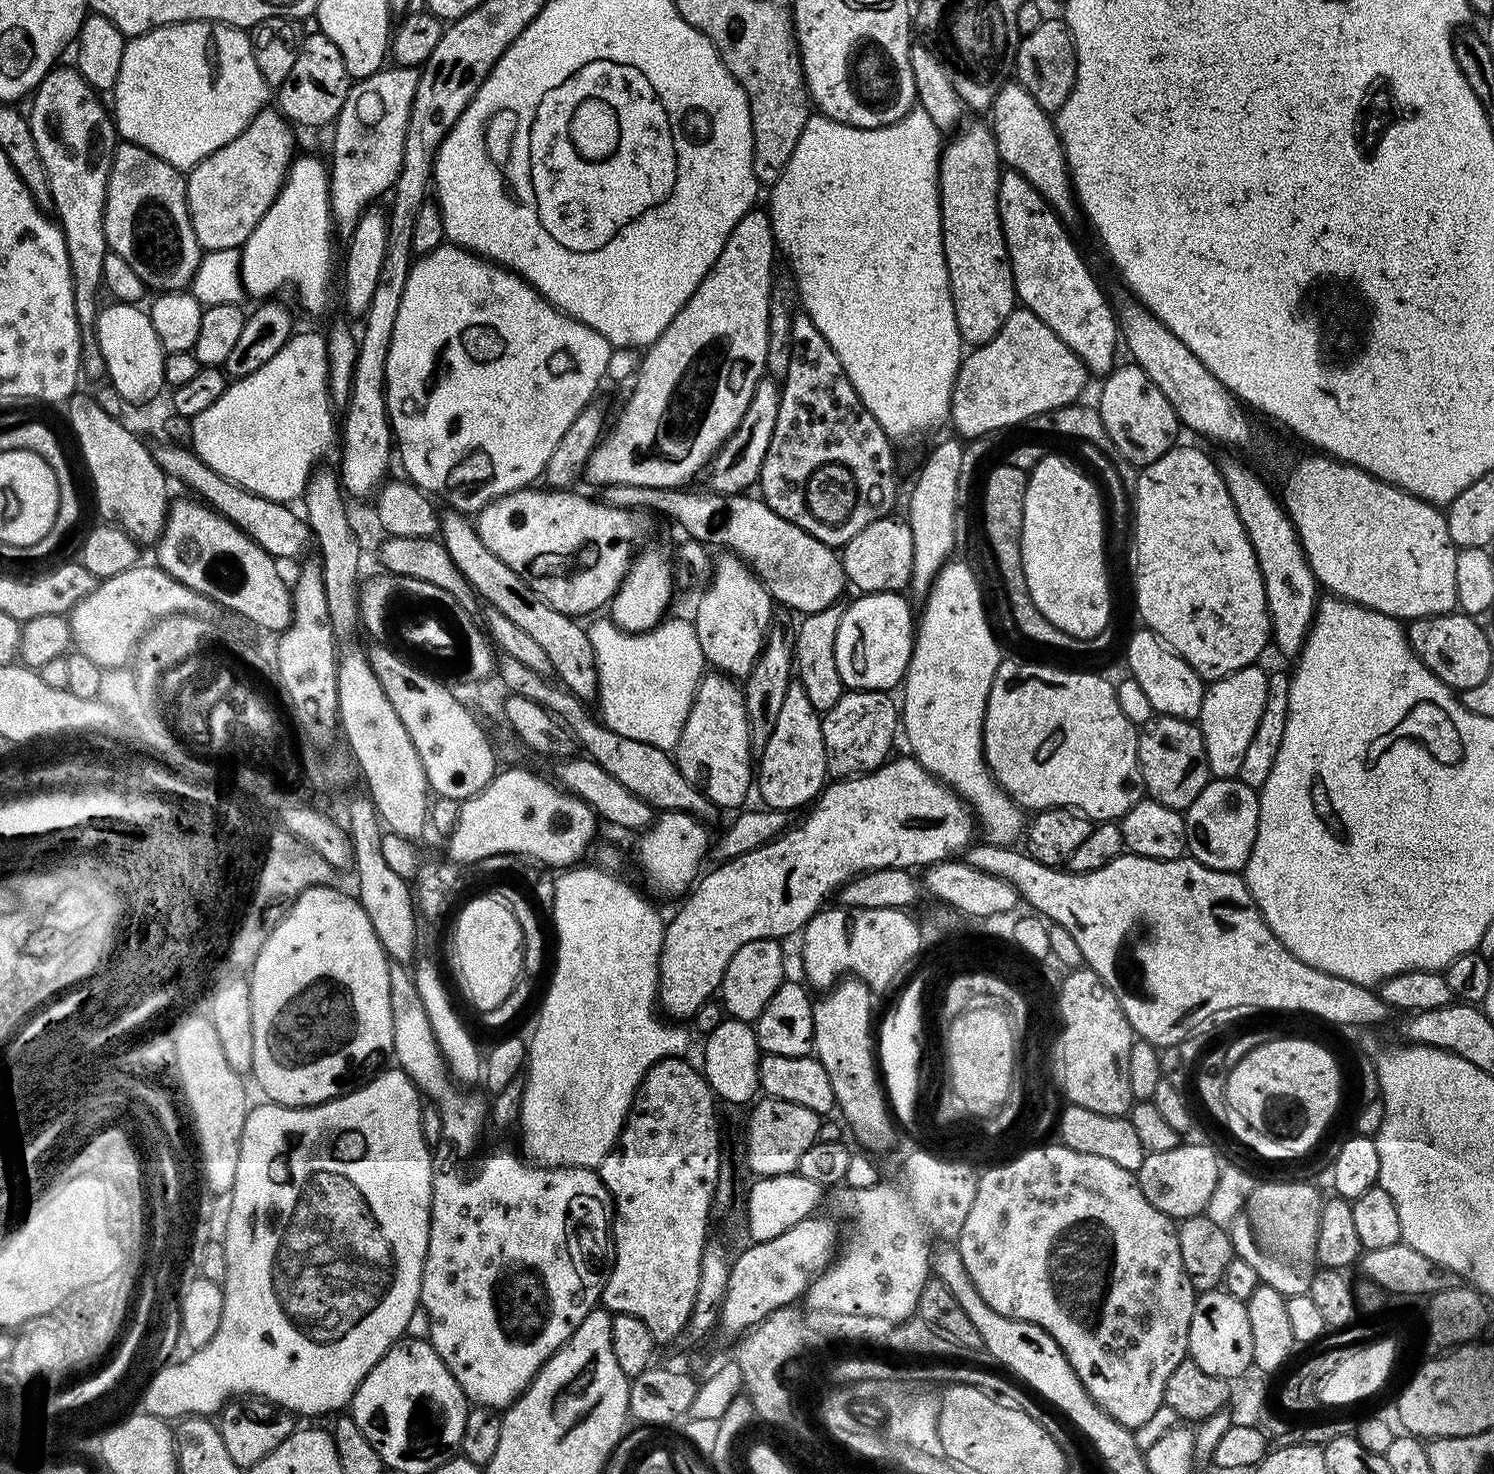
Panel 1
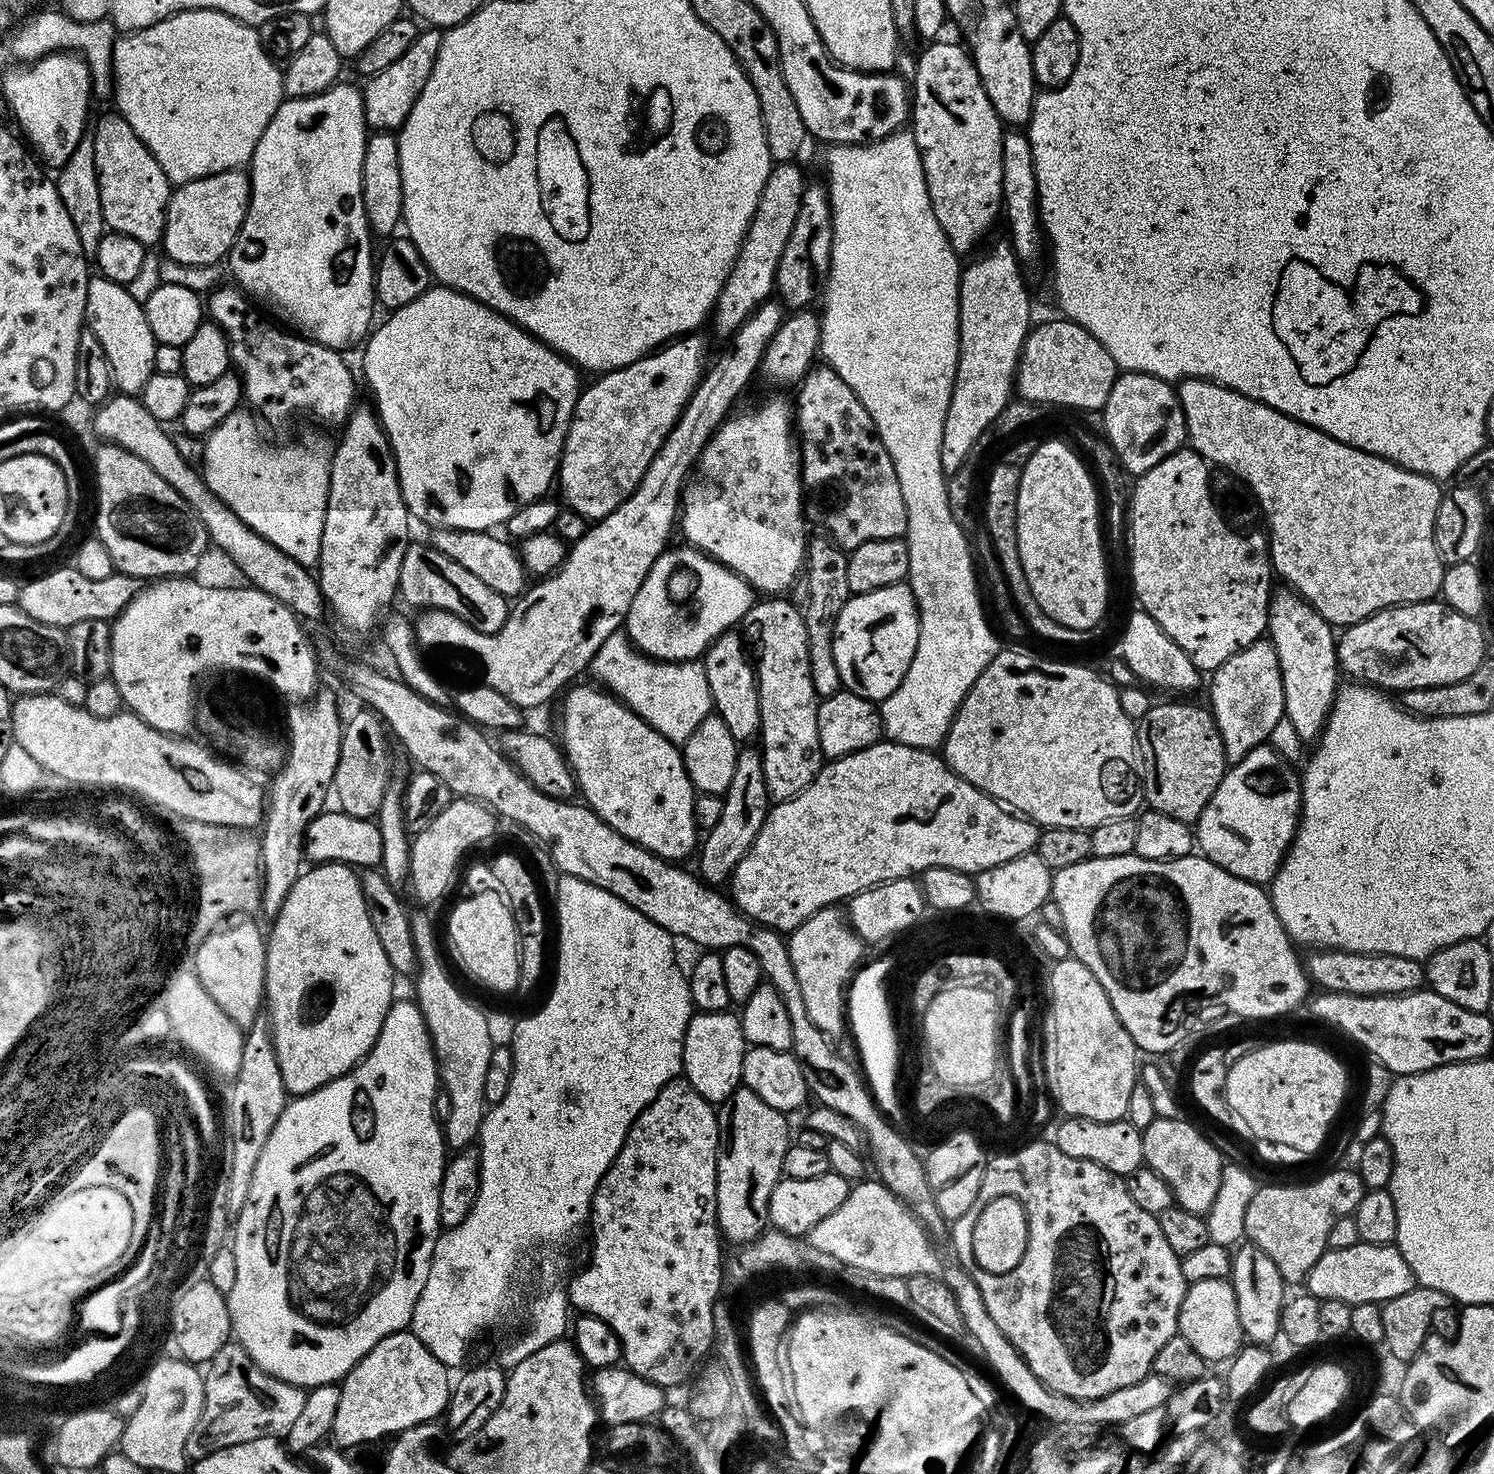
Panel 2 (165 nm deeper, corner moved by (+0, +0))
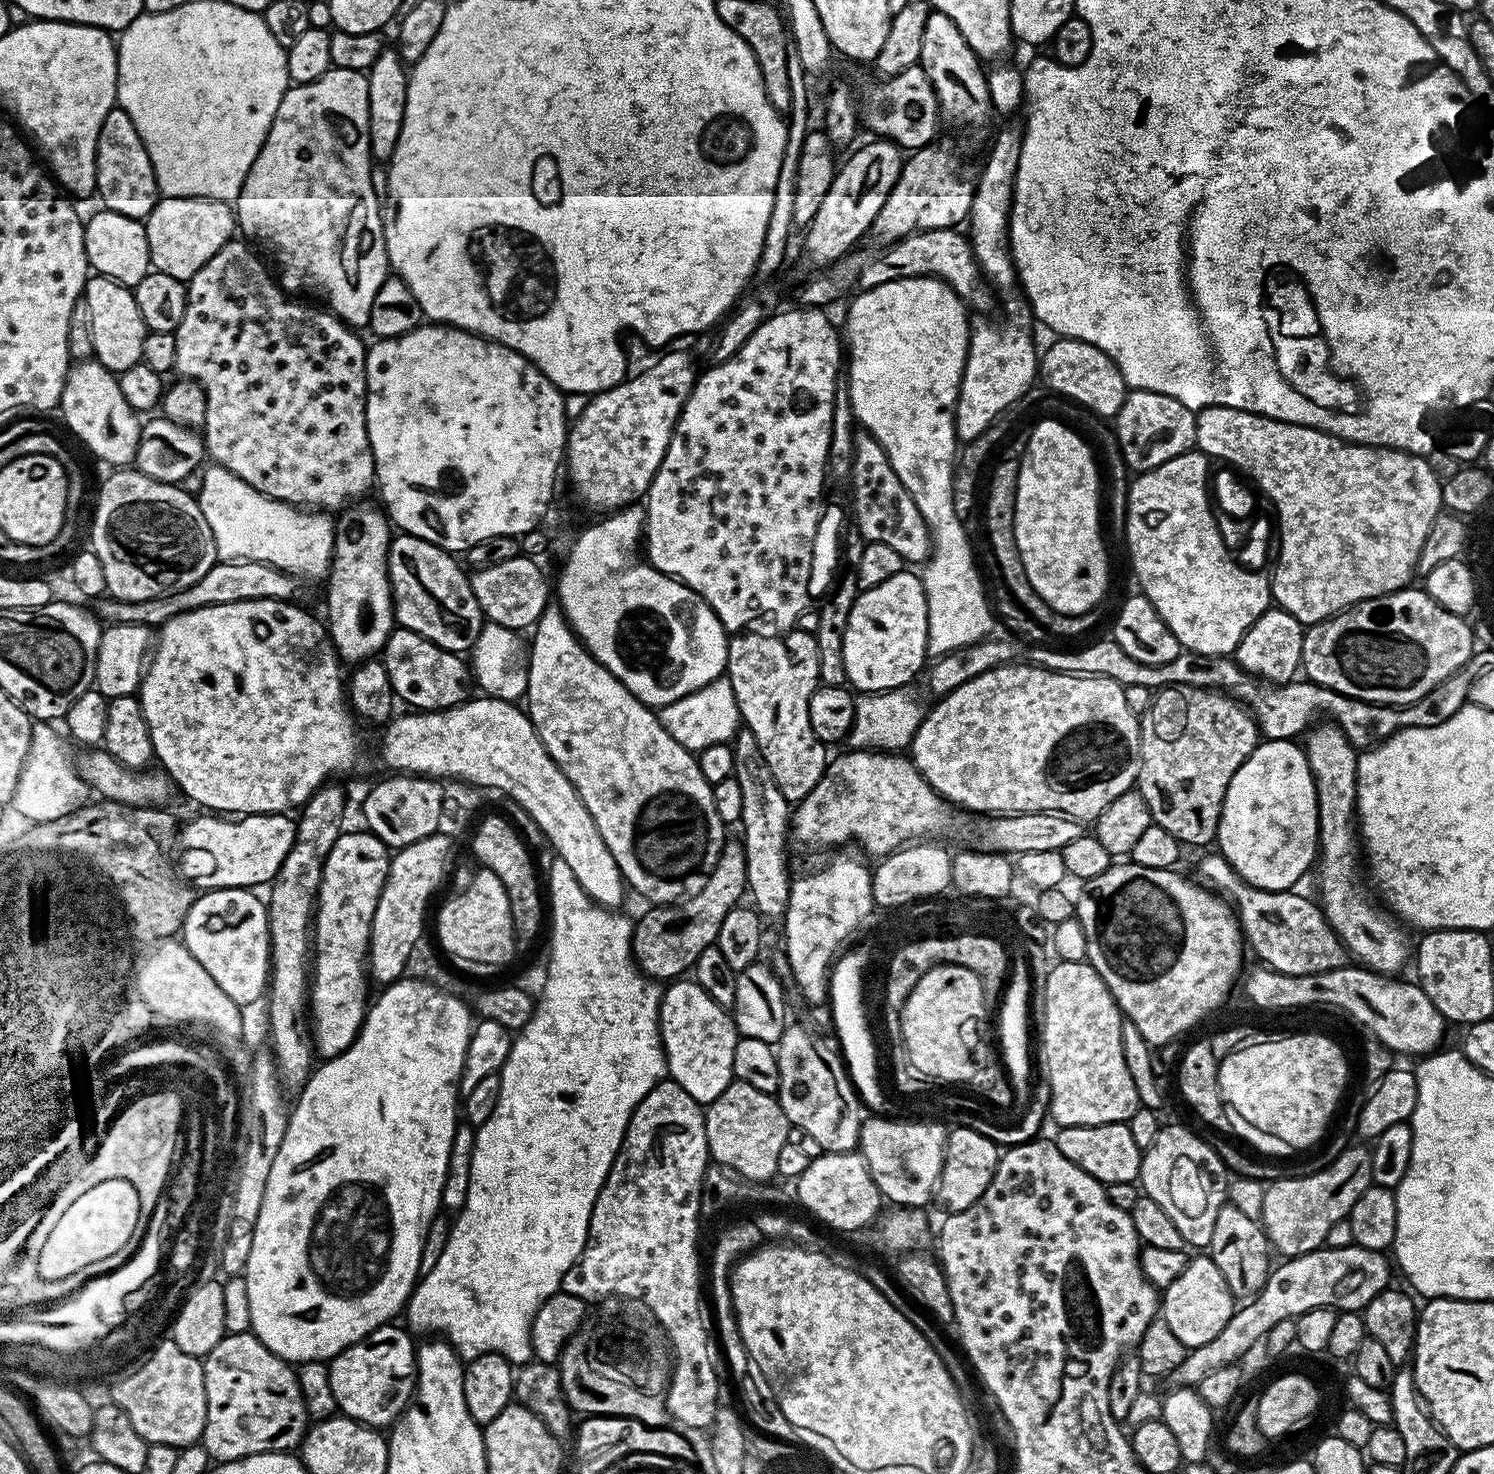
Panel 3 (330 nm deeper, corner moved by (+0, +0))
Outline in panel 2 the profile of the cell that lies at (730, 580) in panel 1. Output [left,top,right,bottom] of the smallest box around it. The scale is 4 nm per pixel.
[702,630,760,742]

